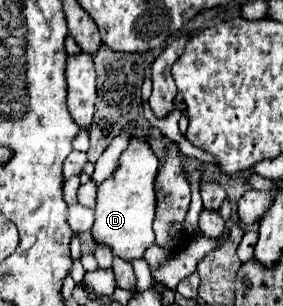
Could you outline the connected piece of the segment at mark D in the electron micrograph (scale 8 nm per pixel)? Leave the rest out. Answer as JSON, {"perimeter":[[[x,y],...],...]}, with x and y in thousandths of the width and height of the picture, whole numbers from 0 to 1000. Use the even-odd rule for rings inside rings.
{"perimeter":[[[463,451],[449,490],[420,516],[413,556],[343,614],[329,778],[350,797],[378,797],[406,837],[428,837],[449,856],[498,843],[512,810],[548,784],[541,712],[555,667],[541,575],[555,575],[555,549],[562,523],[541,503],[527,464],[498,451]]]}

